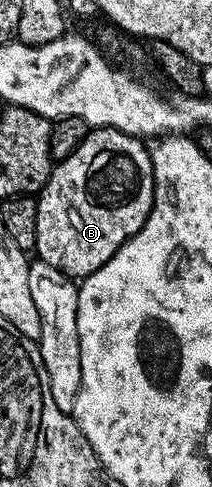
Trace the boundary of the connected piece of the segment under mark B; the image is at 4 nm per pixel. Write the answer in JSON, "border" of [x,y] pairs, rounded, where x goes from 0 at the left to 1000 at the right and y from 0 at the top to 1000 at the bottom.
{"border":[[[439,261],[387,300],[250,343],[208,388],[170,402],[179,489],[165,524],[316,567],[415,567],[509,536],[613,487],[651,480],[651,472],[670,472],[722,415],[726,341],[703,298],[675,285],[561,271],[547,263]]]}

